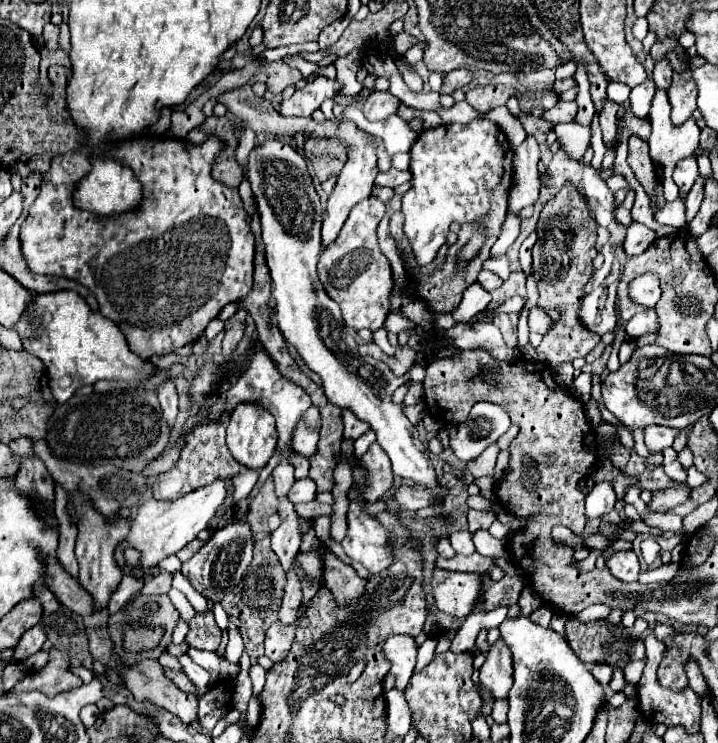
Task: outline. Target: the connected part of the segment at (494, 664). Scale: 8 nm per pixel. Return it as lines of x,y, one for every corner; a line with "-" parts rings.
499,637
495,645
487,651
487,659
479,671
481,683
495,695
495,699
505,699
507,691
513,683
513,663
511,663
511,651
507,651
507,645

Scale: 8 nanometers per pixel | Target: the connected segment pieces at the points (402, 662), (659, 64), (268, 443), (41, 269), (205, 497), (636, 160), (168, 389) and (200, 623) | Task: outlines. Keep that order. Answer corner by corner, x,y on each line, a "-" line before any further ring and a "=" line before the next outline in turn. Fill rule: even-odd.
395,635
393,639
387,639
383,651
391,661
391,673
397,677
395,689
405,689
413,675
413,667
417,659
415,639
407,635
=
667,57
655,61
655,67
653,67
653,81
657,85
657,89
669,89
671,85
671,75
673,75
673,67
669,63
=
243,403
231,413
227,447
235,461
247,469
263,469
275,453
275,445
275,419
269,411
253,403
=
151,133
111,147
107,155
129,165
143,183
141,209
117,219
95,219
93,213
73,207
73,185
91,169
89,151
77,149
55,155
49,171
43,173
39,195
21,225
21,251
29,269
41,275
75,279
93,291
99,311
121,329
129,349
141,359
167,355
193,343
227,303
243,299
253,289
255,239
245,219
241,197
237,189
229,189
211,177
213,159
221,149
223,145
217,137
209,137
203,145
193,145
=
217,479
211,485
201,487
197,491
191,491
191,493
187,493
175,501
155,501
155,499
145,501
137,509
137,515
131,519
127,537
117,545
117,551
115,551
117,567
125,575
133,575
133,577
145,581
147,577
151,577
151,569
155,569
161,559
179,553
187,543
191,543
197,537
199,531
203,531
207,527
207,523
213,517
213,513
217,511
217,507
225,501
225,495
227,495
225,483
221,479
-
127,547
141,553
141,559
137,565
127,563
127,559
123,555
123,551
=
639,137
629,139
629,167
633,169
641,185
651,185
653,181
657,181
655,171
653,171
655,167
649,157
649,147
=
163,381
157,387
157,395
159,395
159,403
163,409
163,417
167,419
167,423
173,427
175,425
175,417
179,413
177,409
177,389
173,381
=
197,613
195,619
189,623
189,635
187,635
187,643
195,649
201,651
217,651
219,643
221,643
221,629
217,627
213,613

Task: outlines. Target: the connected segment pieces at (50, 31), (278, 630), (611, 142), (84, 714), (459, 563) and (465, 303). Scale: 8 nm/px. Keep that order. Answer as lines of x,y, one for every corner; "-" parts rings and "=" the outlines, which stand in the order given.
47,23
47,25
43,27
43,41
45,41
45,47
47,47
49,51
59,49
59,45
57,45
57,35
59,35
59,27
57,27
57,25
=
297,621
293,625
281,625
281,623
273,623
265,635
265,655
273,661
279,663
287,657
287,651
293,643
293,635
=
607,99
605,105
603,105
603,111
599,115
599,123
601,123
601,129
603,129
603,143
607,147
607,153
603,157
603,167
605,169
613,167
613,161
615,161
615,135
617,135
615,121
617,121
617,109
619,109
619,105
=
87,705
87,707
83,707
81,713
79,713
79,717
81,717
81,721
83,721
85,727
91,727
91,725
95,723
97,715
99,715
99,709
97,709
95,705
=
475,552
470,556
463,556
457,554
452,559
437,559
437,567
447,571
459,571
467,573
478,573
481,575
486,574
493,564
493,560
489,557
483,557
=
473,283
473,285
465,291
463,301
461,301
461,305
457,307
457,311
453,313
453,317
455,317
457,321
461,321
461,323
463,323
463,321
469,321
473,315
485,311
485,309
489,307
489,303
491,303
491,295
489,295
479,283

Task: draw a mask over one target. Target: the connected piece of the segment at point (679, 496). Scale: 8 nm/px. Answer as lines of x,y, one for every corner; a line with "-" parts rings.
671,487
671,489
665,489
665,491
653,493
651,501
647,503
647,509
665,513
665,511
673,509
675,505
683,503
687,497
689,497
689,489
687,487

